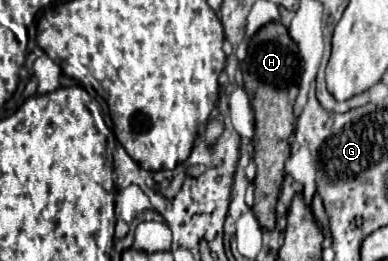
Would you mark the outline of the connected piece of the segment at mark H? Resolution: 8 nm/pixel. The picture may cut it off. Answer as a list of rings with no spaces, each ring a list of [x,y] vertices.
[[[271,22],[263,26],[249,42],[247,58],[241,62],[243,72],[243,88],[251,98],[251,106],[255,110],[255,164],[257,164],[257,176],[255,176],[255,204],[253,212],[259,220],[259,224],[265,230],[275,228],[275,206],[281,192],[281,184],[285,178],[285,160],[289,158],[291,146],[289,136],[295,130],[295,98],[299,92],[297,80],[301,78],[301,58],[297,44],[289,36],[287,28],[281,22]]]

